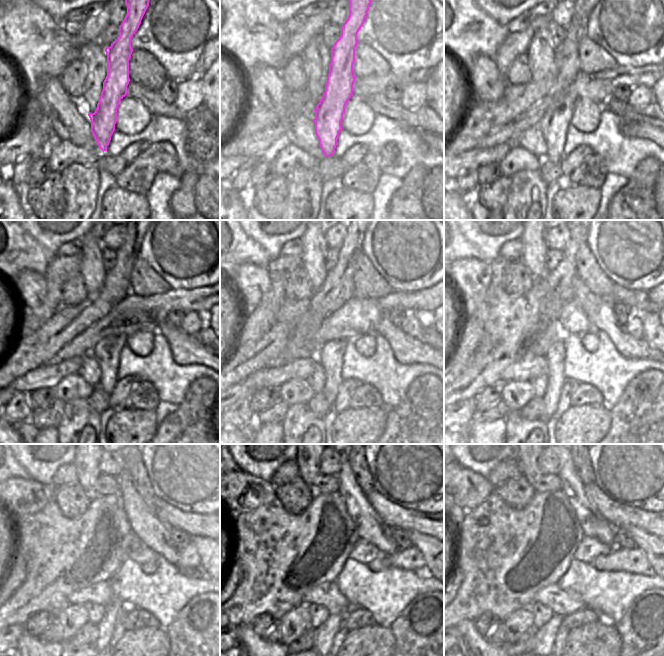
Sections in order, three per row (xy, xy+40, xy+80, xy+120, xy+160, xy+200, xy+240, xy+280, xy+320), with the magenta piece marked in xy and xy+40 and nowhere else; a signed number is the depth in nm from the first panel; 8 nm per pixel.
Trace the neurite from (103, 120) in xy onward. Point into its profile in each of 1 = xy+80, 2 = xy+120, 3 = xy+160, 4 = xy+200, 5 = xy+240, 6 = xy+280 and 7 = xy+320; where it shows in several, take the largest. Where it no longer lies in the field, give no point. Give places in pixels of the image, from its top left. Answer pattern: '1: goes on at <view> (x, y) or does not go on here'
1: goes on at xy+80 (553, 127)
2: goes on at xy+120 (106, 353)
3: goes on at xy+160 (330, 356)
4: goes on at xy+200 (555, 355)
5: goes on at xy+240 (105, 626)
6: goes on at xy+280 (324, 634)
7: goes on at xy+320 (545, 637)

